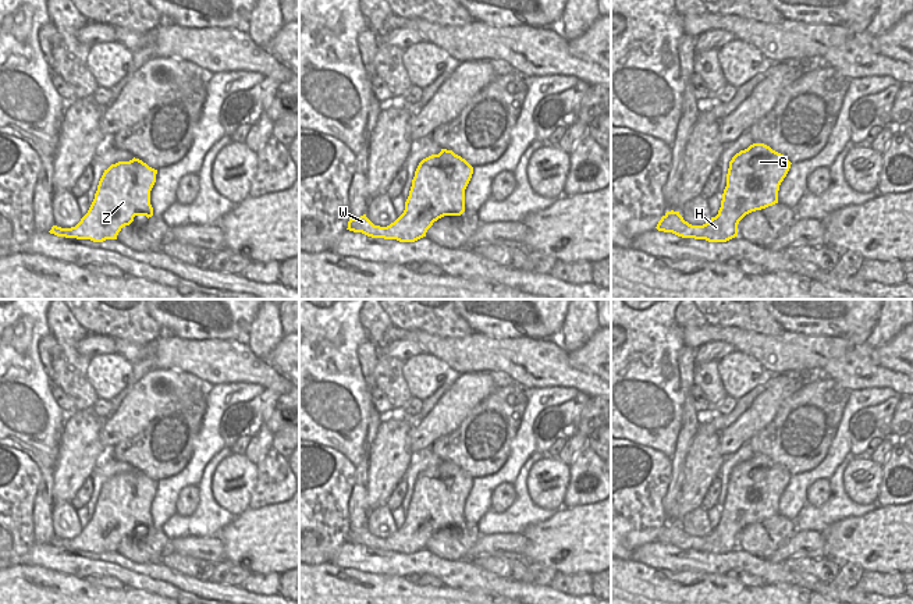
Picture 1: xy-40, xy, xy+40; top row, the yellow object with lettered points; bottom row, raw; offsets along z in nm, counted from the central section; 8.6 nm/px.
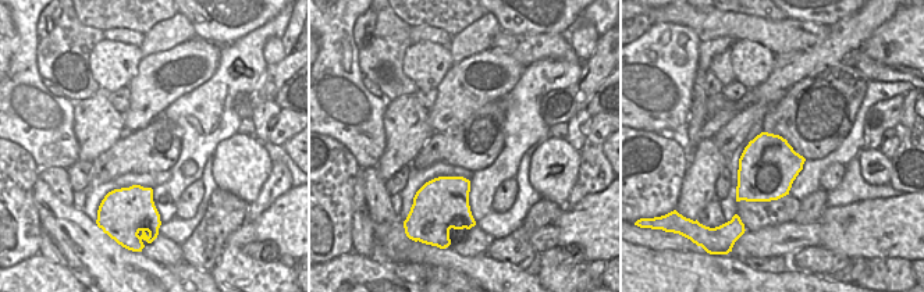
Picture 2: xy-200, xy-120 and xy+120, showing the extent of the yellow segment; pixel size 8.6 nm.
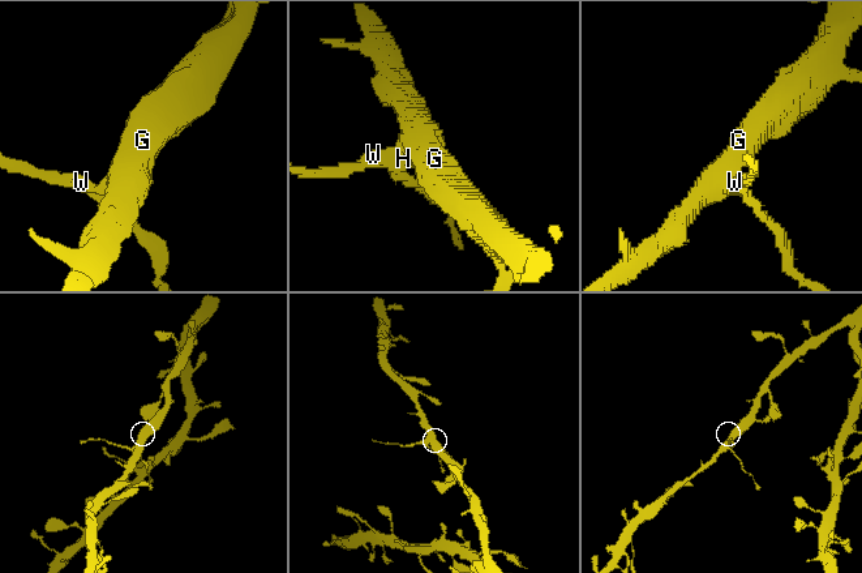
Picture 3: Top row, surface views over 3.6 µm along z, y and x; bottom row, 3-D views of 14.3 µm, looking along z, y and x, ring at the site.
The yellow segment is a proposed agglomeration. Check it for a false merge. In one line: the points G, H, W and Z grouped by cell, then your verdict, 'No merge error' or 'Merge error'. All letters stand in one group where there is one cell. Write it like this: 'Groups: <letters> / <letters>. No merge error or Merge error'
Groups: G H Z / W. Merge error

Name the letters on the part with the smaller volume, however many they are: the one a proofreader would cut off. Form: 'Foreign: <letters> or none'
Foreign: W

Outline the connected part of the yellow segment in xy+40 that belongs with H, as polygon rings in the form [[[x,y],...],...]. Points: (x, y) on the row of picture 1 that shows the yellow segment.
[[[753,143],[729,161],[727,186],[715,217],[694,239],[727,242],[738,237],[738,224],[749,213],[778,203],[779,185],[791,161],[764,143]]]

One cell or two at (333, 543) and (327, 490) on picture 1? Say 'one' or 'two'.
one

